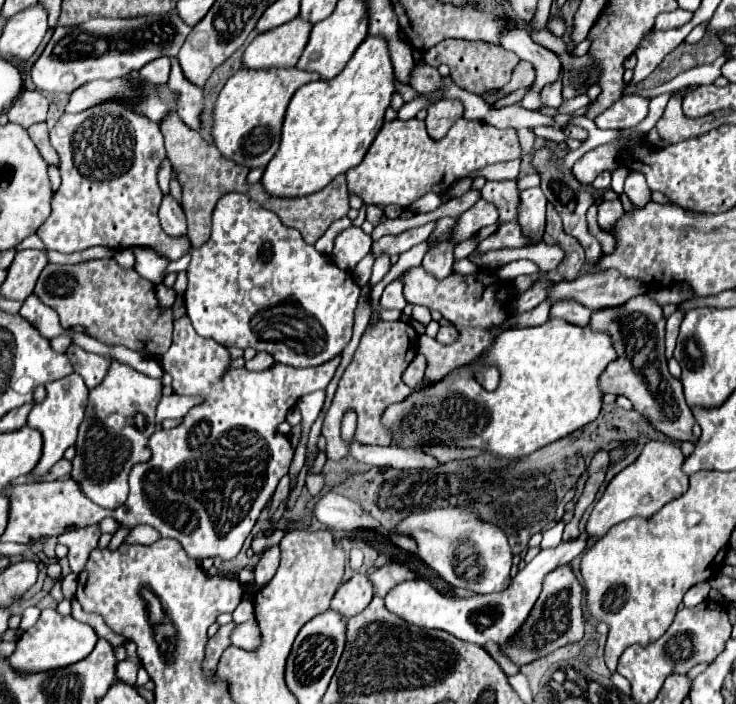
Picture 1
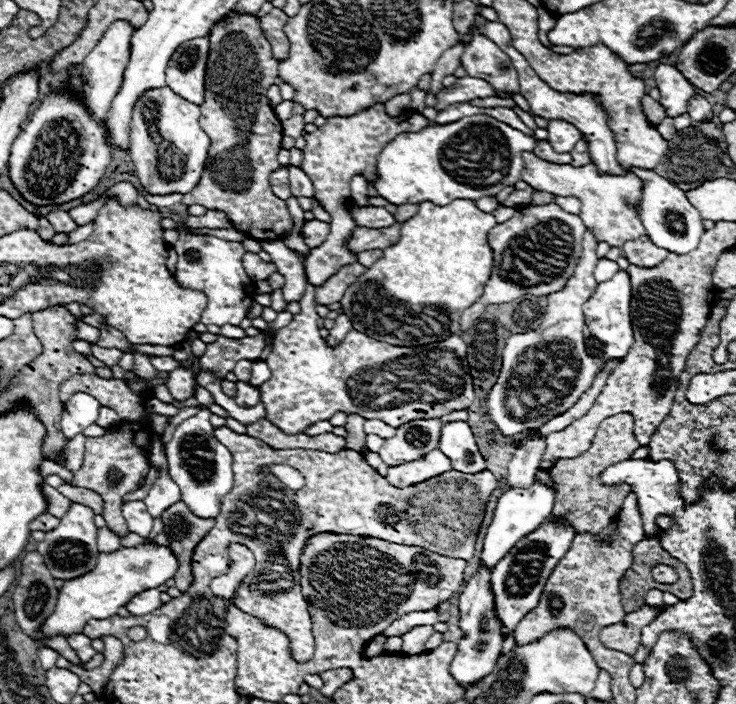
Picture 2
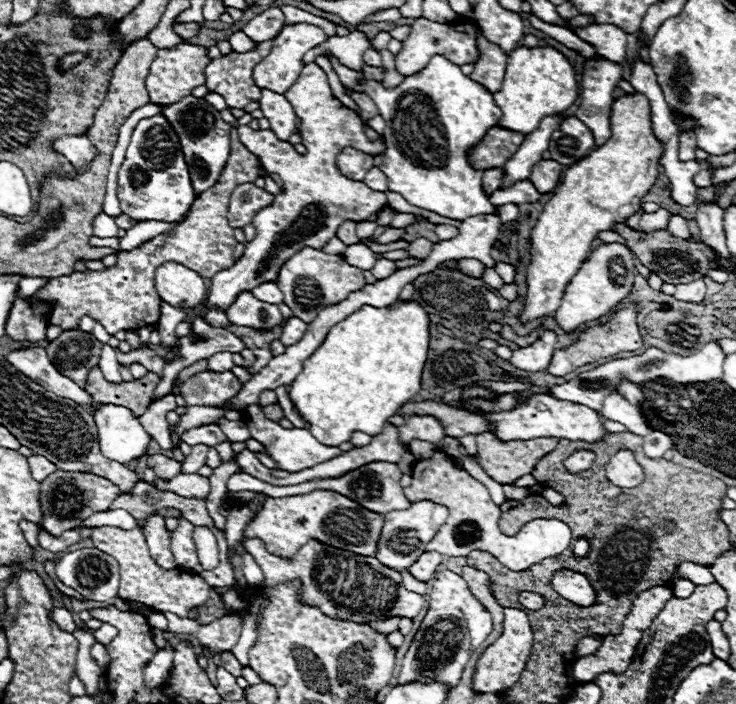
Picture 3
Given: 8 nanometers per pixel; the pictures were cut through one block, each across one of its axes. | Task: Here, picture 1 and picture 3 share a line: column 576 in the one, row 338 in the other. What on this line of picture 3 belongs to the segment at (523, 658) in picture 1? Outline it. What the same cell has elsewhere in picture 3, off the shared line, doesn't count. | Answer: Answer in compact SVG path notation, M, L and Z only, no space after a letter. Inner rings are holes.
M634 306L618 308L604 324L580 334L580 340L574 342L570 348L556 350L552 360L550 360L548 372L552 376L566 376L584 364L596 362L596 360L606 358L606 356L614 356L618 352L632 352L632 350L640 350L640 348L642 348L642 336L640 336L638 324L636 324L636 308Z

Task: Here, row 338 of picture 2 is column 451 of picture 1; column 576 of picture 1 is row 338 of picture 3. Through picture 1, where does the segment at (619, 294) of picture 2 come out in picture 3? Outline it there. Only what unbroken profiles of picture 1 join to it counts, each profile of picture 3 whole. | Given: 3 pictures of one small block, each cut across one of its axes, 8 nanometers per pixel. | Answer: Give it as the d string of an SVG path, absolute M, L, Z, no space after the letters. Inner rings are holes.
M542 332L534 344L514 350L510 364L516 366L518 370L540 372L540 370L548 368L552 354L554 354L554 348L556 348L556 334L554 332Z

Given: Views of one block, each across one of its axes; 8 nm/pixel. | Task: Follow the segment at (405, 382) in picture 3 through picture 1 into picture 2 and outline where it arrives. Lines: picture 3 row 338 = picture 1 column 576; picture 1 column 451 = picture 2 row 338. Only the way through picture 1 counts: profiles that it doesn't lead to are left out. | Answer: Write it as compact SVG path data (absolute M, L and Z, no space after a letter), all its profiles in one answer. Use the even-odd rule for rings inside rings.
M456 200L448 206L436 206L432 202L420 204L410 226L400 226L398 244L384 248L384 256L366 268L366 272L348 288L340 302L344 314L358 332L394 346L424 346L458 334L460 314L480 300L484 286L490 280L494 254L488 244L488 234L496 224L496 218L490 212L482 212L474 200Z

